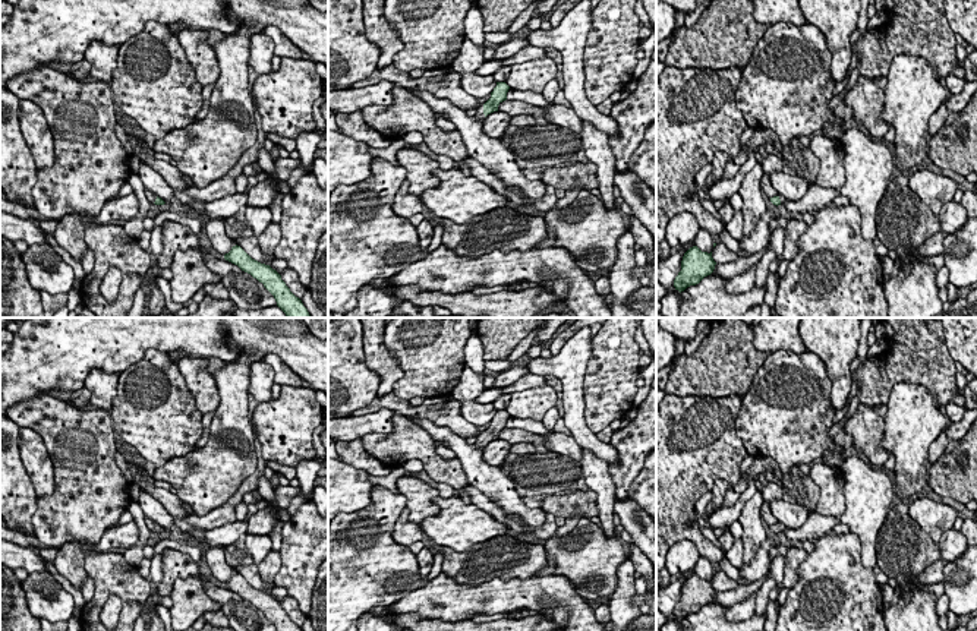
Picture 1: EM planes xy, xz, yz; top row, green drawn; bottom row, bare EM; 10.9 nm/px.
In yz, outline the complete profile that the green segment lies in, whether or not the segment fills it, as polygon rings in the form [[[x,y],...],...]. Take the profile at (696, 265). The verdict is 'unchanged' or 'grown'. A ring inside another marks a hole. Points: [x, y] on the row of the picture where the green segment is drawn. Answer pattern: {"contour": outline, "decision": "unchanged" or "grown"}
{"contour": [[[697,246],[690,247],[681,261],[681,271],[674,280],[674,287],[680,293],[690,285],[699,284],[705,277],[710,275],[716,262],[712,252],[702,252]]], "decision": "unchanged"}

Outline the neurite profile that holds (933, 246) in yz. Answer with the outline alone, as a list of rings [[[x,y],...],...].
[[[942,231],[933,234],[924,244],[914,250],[914,255],[917,258],[940,255],[943,252],[943,240],[946,236],[948,234]]]

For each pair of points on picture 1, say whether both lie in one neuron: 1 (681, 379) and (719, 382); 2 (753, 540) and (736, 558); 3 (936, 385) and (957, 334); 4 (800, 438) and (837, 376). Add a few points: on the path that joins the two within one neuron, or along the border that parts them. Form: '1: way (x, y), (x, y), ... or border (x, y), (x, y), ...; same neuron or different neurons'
1: way (690, 379), (711, 379); same neuron
2: border (741, 538), (744, 562); different neurons
3: border (942, 333), (948, 353), (955, 360); different neurons
4: border (815, 355), (831, 381), (831, 404), (835, 410); different neurons

